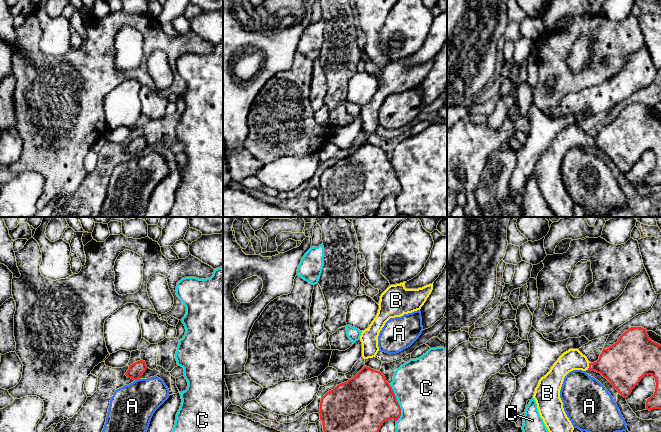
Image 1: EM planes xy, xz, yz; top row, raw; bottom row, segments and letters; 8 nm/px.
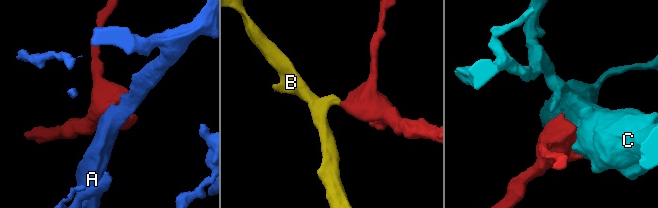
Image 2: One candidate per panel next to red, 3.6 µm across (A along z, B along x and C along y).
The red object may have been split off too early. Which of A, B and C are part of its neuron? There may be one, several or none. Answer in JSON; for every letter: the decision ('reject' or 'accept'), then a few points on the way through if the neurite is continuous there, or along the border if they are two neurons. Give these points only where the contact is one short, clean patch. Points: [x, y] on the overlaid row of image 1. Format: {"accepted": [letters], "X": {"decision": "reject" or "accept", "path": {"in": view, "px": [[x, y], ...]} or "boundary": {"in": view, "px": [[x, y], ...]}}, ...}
{"accepted": ["B"], "A": {"decision": "reject", "boundary": {"in": "xy", "px": [[139, 378], [136, 380]]}}, "B": {"decision": "accept", "path": {"in": "yz", "px": [[620, 364], [589, 366], [573, 359]]}}, "C": {"decision": "reject"}}

